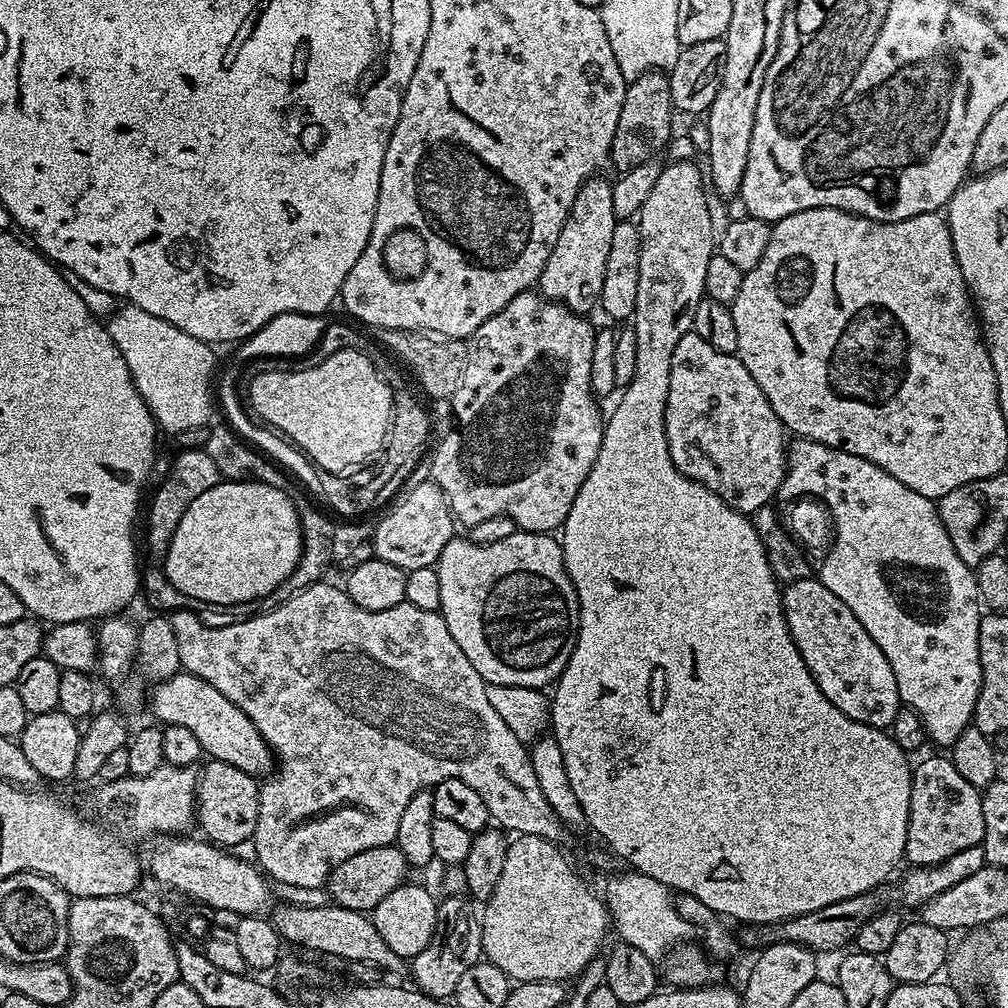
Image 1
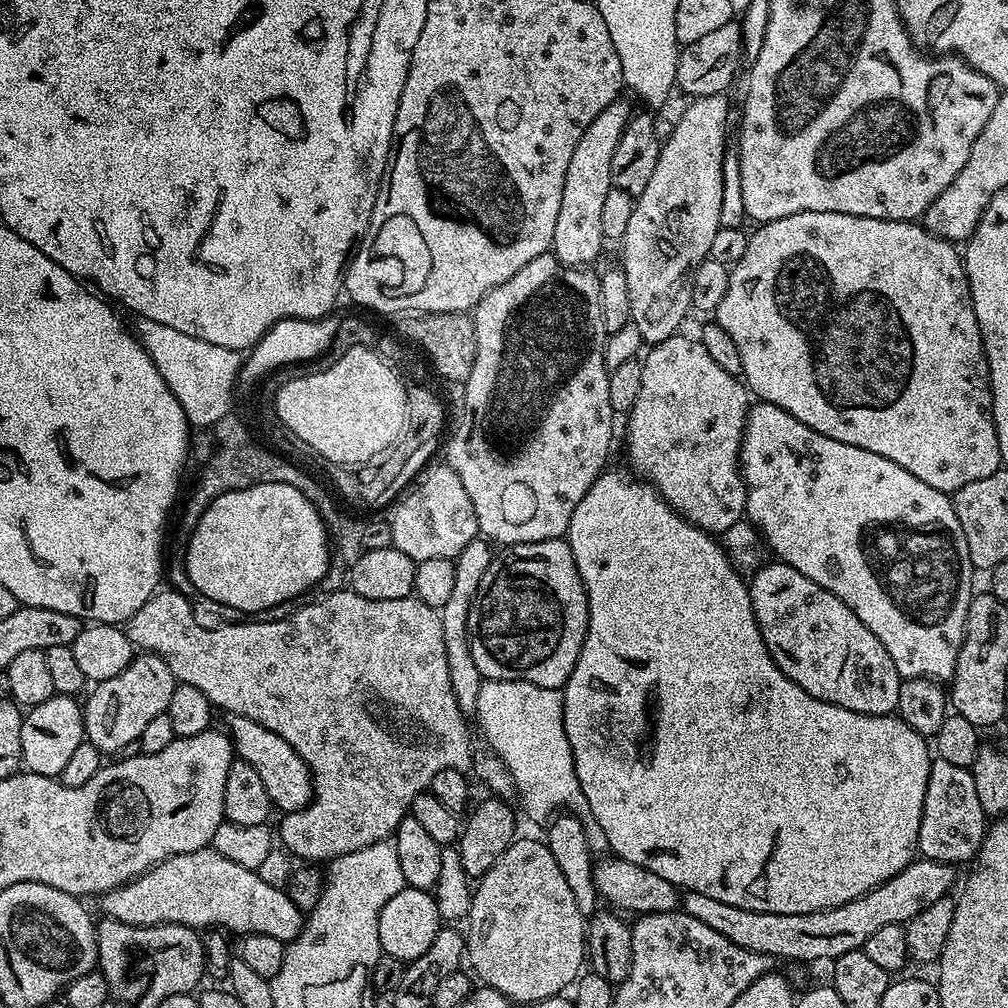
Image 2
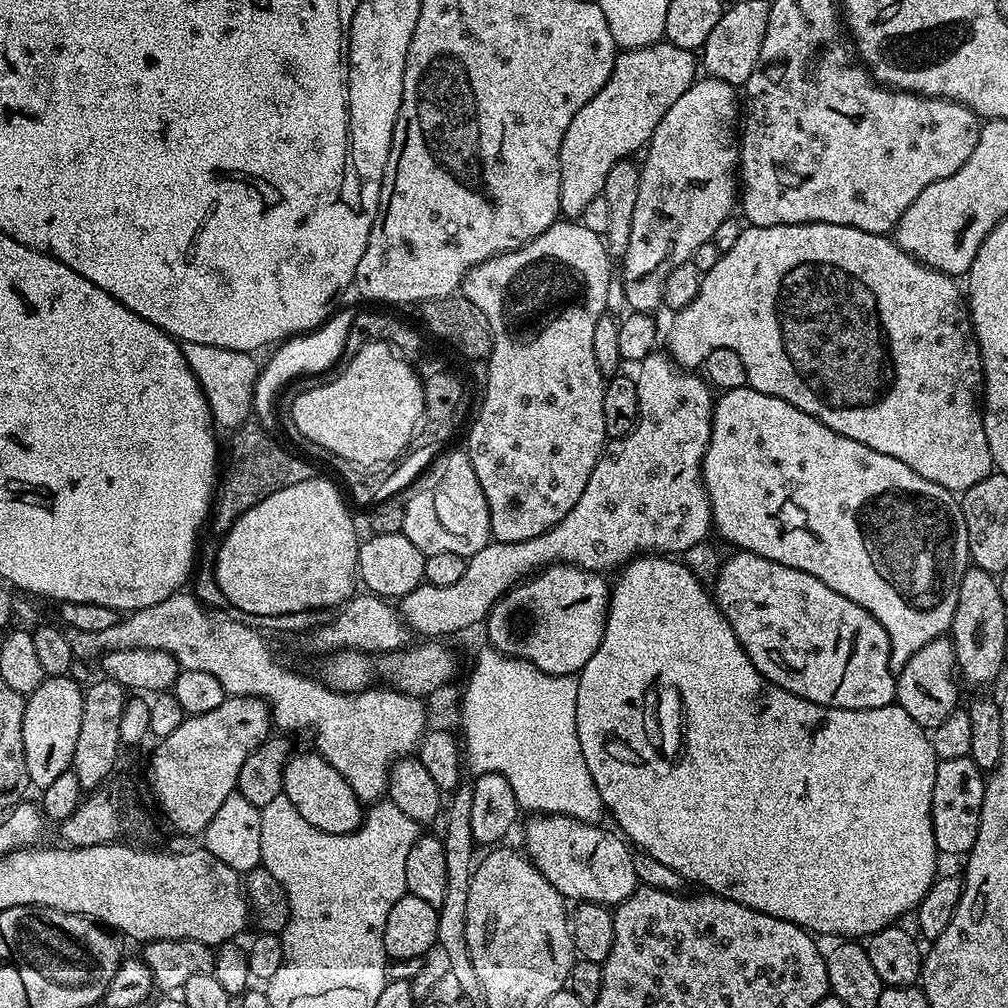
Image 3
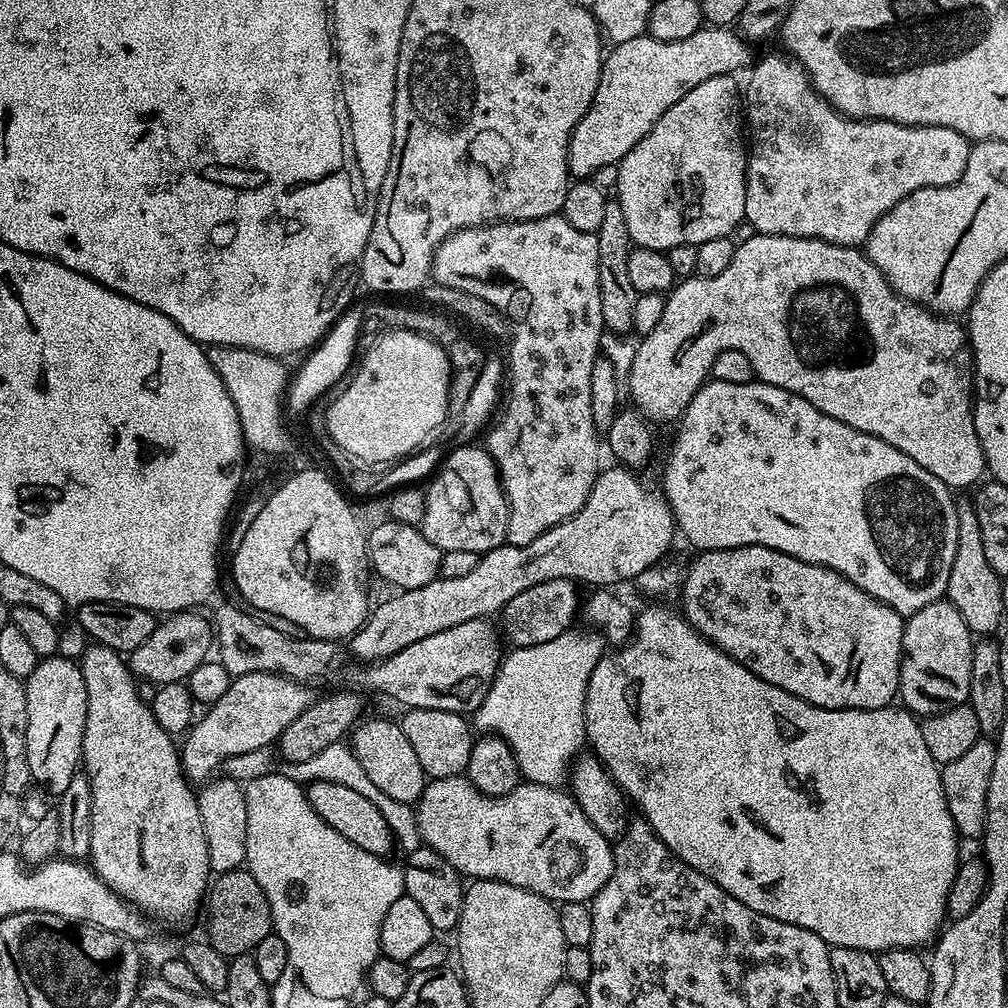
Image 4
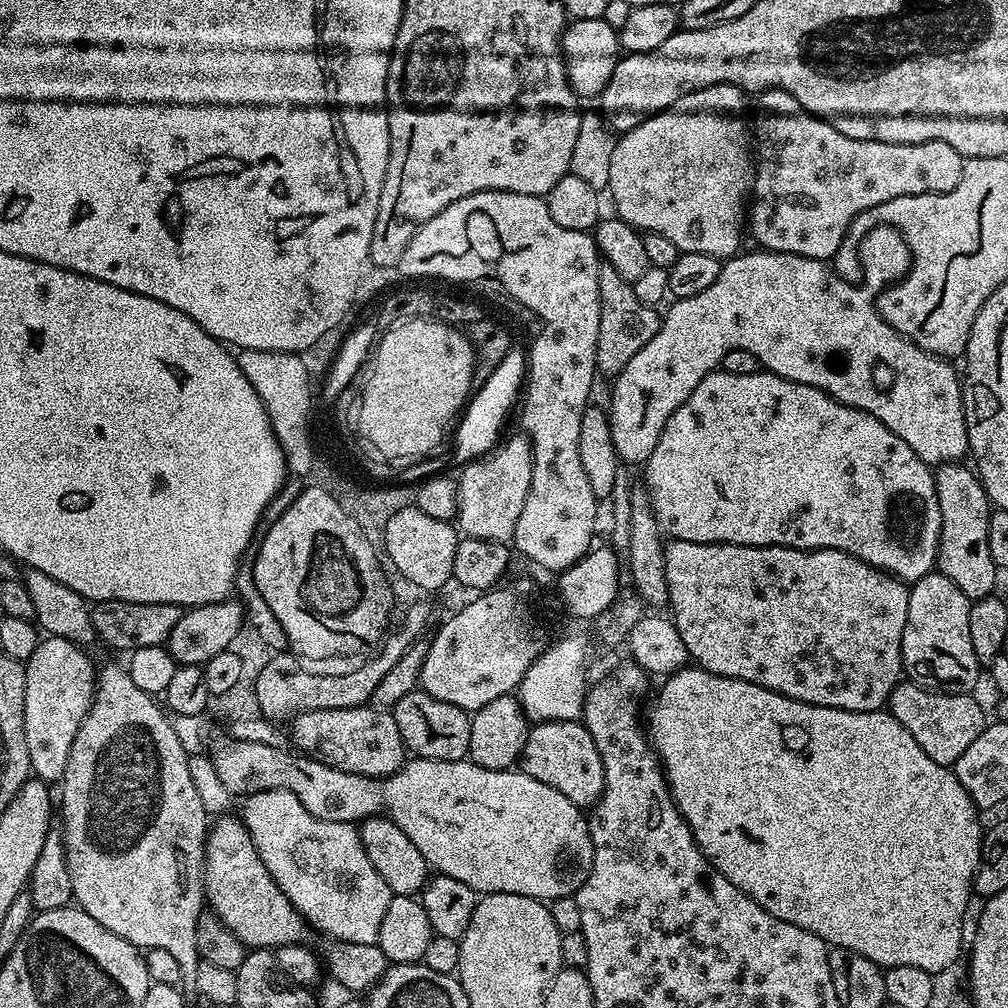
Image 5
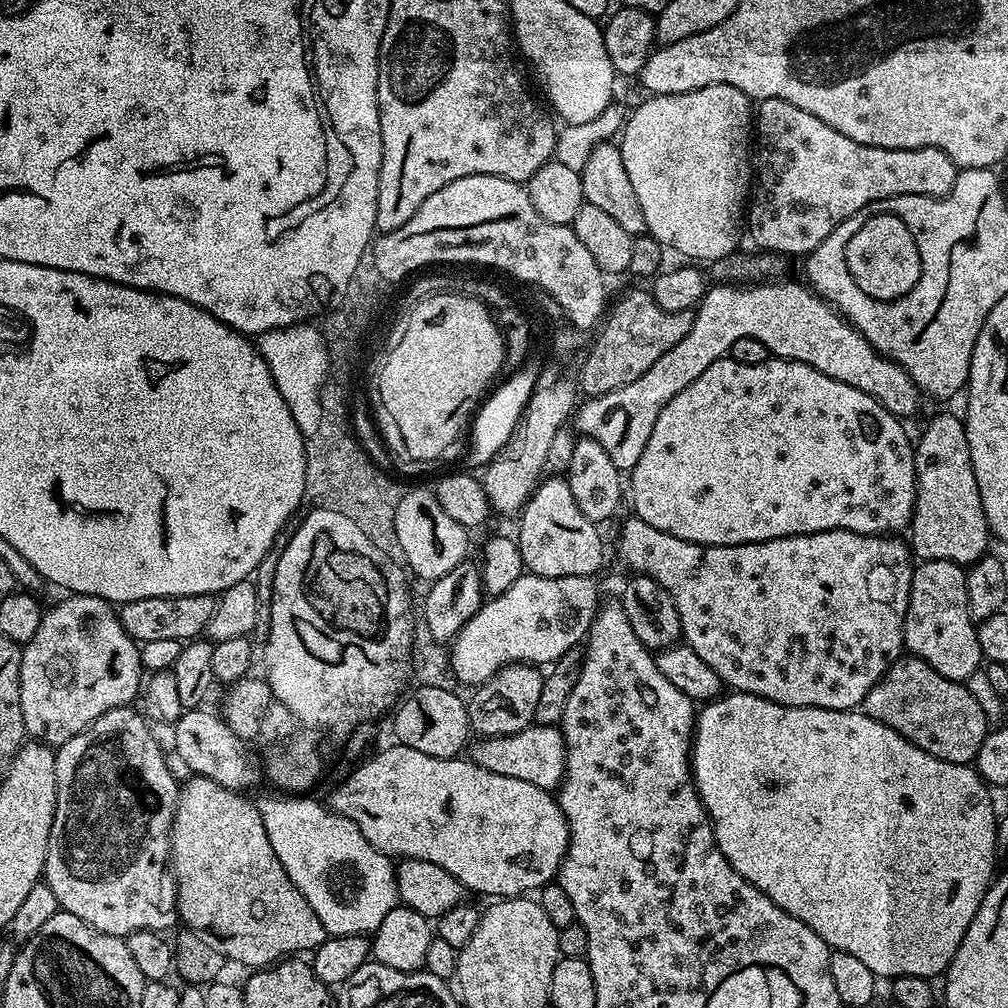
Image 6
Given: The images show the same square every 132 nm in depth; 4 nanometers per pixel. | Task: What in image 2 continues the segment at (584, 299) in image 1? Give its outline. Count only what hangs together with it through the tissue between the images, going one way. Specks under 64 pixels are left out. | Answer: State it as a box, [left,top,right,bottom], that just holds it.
[551,99,634,268]

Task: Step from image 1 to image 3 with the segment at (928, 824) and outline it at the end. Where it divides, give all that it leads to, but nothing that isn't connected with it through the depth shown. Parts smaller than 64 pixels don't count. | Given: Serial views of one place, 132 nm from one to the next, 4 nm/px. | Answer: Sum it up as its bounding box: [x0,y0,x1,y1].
[932,756,985,857]

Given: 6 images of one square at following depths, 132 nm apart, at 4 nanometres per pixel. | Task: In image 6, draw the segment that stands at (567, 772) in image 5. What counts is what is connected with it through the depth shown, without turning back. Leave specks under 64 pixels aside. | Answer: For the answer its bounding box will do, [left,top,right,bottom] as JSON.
[470,724,565,791]

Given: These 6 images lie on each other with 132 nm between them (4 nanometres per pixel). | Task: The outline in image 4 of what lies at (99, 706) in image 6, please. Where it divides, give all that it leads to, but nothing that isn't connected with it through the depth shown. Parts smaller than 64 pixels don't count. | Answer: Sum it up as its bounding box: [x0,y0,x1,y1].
[24,654,86,794]

